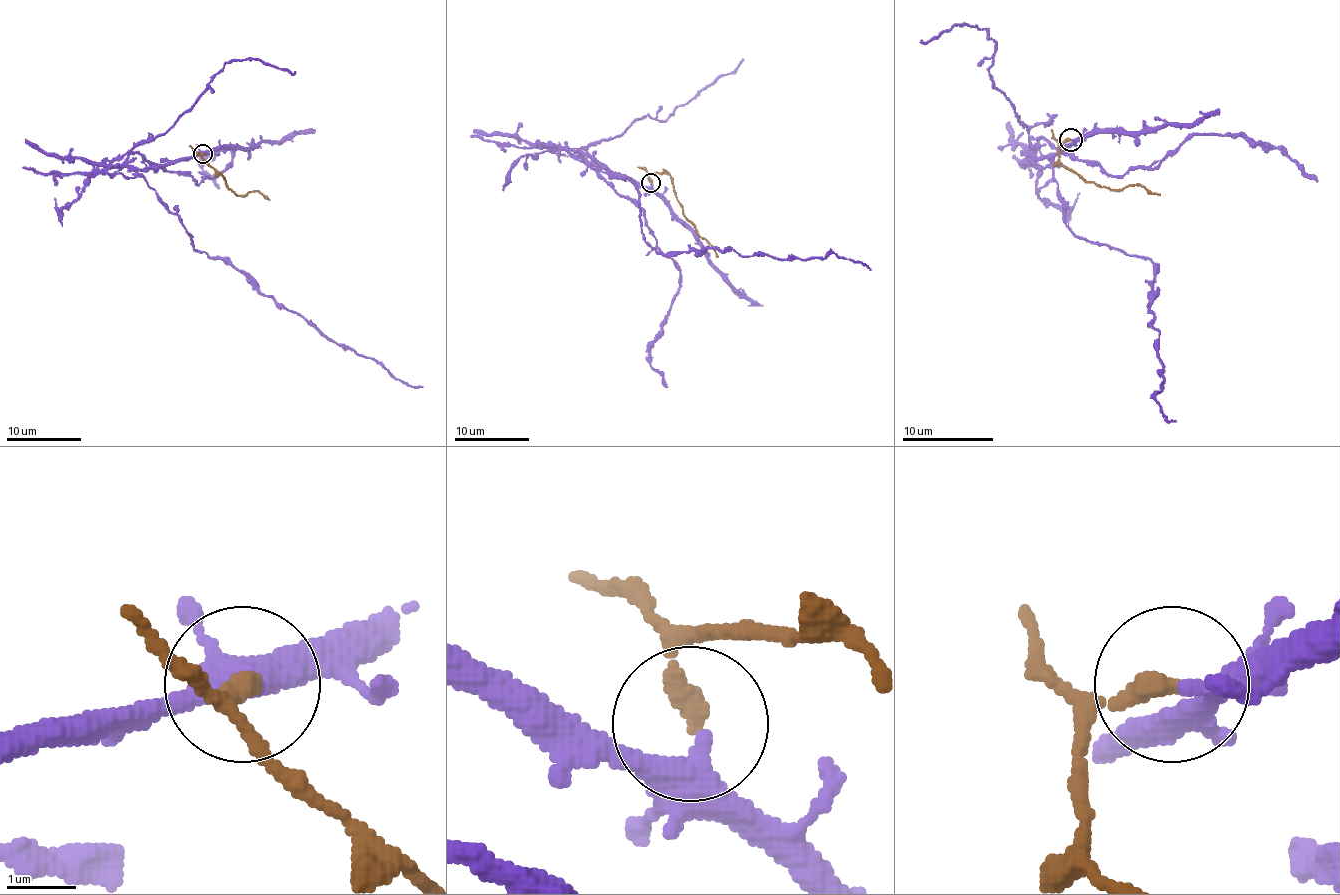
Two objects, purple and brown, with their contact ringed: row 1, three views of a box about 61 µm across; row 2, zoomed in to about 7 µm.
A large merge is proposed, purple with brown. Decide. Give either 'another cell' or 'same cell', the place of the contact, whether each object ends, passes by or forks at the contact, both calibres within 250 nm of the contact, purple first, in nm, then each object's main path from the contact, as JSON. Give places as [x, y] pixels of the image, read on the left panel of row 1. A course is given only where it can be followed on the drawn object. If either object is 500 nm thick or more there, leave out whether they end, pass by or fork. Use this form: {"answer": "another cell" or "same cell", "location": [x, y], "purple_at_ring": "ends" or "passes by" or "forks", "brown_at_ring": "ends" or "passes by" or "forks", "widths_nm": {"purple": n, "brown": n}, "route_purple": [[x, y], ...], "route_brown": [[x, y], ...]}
{"answer": "another cell", "location": [202, 154], "purple_at_ring": "passes by", "brown_at_ring": "ends", "widths_nm": {"purple": 320, "brown": 320}, "route_purple": [[203, 153], [120, 172], [143, 178], [195, 249], [227, 258], [259, 292], [422, 387]], "route_brown": [[203, 153], [205, 161], [237, 194], [257, 191], [270, 200]]}

